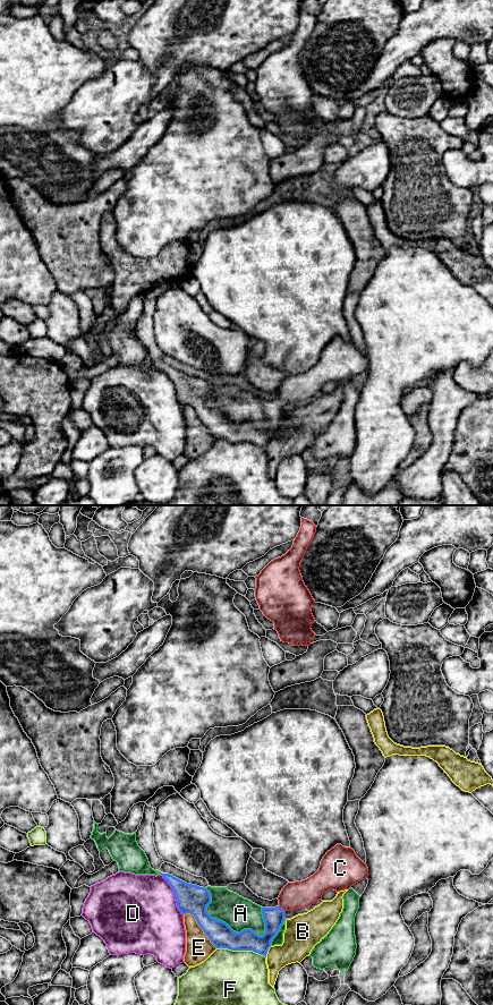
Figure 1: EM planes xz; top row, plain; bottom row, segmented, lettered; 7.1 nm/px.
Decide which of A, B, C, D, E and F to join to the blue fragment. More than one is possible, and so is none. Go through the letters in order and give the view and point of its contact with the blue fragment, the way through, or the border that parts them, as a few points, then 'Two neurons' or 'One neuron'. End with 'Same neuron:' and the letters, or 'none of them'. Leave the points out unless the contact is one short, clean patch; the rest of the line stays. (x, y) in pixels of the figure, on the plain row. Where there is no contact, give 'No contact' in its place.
A: Touches blue at xz (224, 415). Two neurons
B: Touches blue at xz (266, 444). Two neurons
C: Touches blue at xz (282, 401). Path across: xz (273, 409), (282, 401), (296, 388), (302, 386). One neuron
D: Touches blue at xz (175, 386). Boundary: xz (161, 366), (172, 382), (176, 399), (183, 407). Two neurons
E: Touches blue at xz (200, 418). Two neurons
F: Touches blue at xz (241, 442). Two neurons
Same neuron: C

